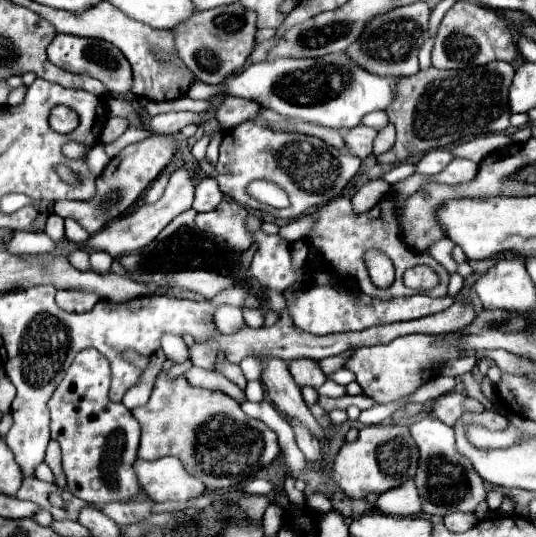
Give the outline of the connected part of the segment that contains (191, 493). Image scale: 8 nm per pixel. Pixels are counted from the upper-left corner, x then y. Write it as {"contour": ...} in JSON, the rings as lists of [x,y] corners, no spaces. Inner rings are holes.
{"contour":[[[164,457],[156,461],[134,461],[134,473],[140,487],[152,501],[190,501],[202,495],[204,485],[186,467],[180,459]]]}

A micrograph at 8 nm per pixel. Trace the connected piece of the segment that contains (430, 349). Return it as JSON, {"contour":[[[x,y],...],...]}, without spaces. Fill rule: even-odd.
{"contour":[[[404,335],[394,339],[388,345],[374,345],[374,347],[360,347],[354,349],[344,363],[346,369],[354,371],[358,385],[362,387],[364,395],[376,399],[376,403],[392,403],[400,397],[410,395],[416,387],[430,379],[430,363],[442,359],[456,359],[452,351],[444,351],[444,347],[436,347],[436,339],[440,335]]]}

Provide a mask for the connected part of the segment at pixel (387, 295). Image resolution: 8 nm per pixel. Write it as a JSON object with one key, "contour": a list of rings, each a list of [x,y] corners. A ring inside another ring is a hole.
{"contour":[[[452,159],[448,163],[448,167],[434,175],[434,177],[422,177],[422,175],[412,175],[400,183],[394,185],[394,195],[390,197],[384,197],[376,207],[372,207],[370,211],[366,213],[354,213],[352,211],[352,205],[350,205],[350,199],[348,197],[336,197],[332,199],[326,207],[318,209],[318,223],[316,227],[308,233],[306,241],[308,245],[316,245],[322,249],[322,255],[324,255],[324,261],[342,277],[354,277],[358,279],[358,285],[360,289],[370,295],[370,297],[380,297],[380,299],[392,299],[392,297],[400,297],[400,295],[412,295],[412,289],[408,289],[404,283],[402,283],[402,275],[406,269],[410,267],[416,267],[416,265],[428,265],[434,269],[434,273],[438,273],[440,277],[440,283],[426,294],[430,297],[438,298],[442,295],[446,295],[446,285],[449,283],[450,274],[436,259],[432,259],[426,251],[424,253],[418,253],[418,251],[412,251],[408,249],[404,243],[402,243],[402,237],[400,237],[400,209],[404,205],[404,199],[408,195],[412,195],[412,191],[418,191],[424,183],[428,181],[438,181],[438,183],[446,183],[446,185],[456,185],[456,183],[464,183],[464,181],[470,181],[478,171],[478,165],[474,161],[468,161],[468,159]],[[370,249],[376,249],[376,251],[382,251],[384,255],[388,255],[396,267],[396,281],[392,283],[392,289],[386,289],[386,291],[380,291],[376,287],[370,285],[368,281],[368,273],[364,271],[364,253],[370,251]]]}

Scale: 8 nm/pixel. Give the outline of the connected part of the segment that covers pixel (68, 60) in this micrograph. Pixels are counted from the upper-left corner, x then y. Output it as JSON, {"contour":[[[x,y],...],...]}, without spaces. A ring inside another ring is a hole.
{"contour":[[[58,33],[52,43],[48,45],[48,59],[70,71],[70,73],[86,73],[90,77],[96,77],[106,85],[108,95],[130,95],[132,93],[132,67],[128,59],[108,41],[102,39],[86,39],[86,37],[76,37],[76,35],[66,35]]]}

